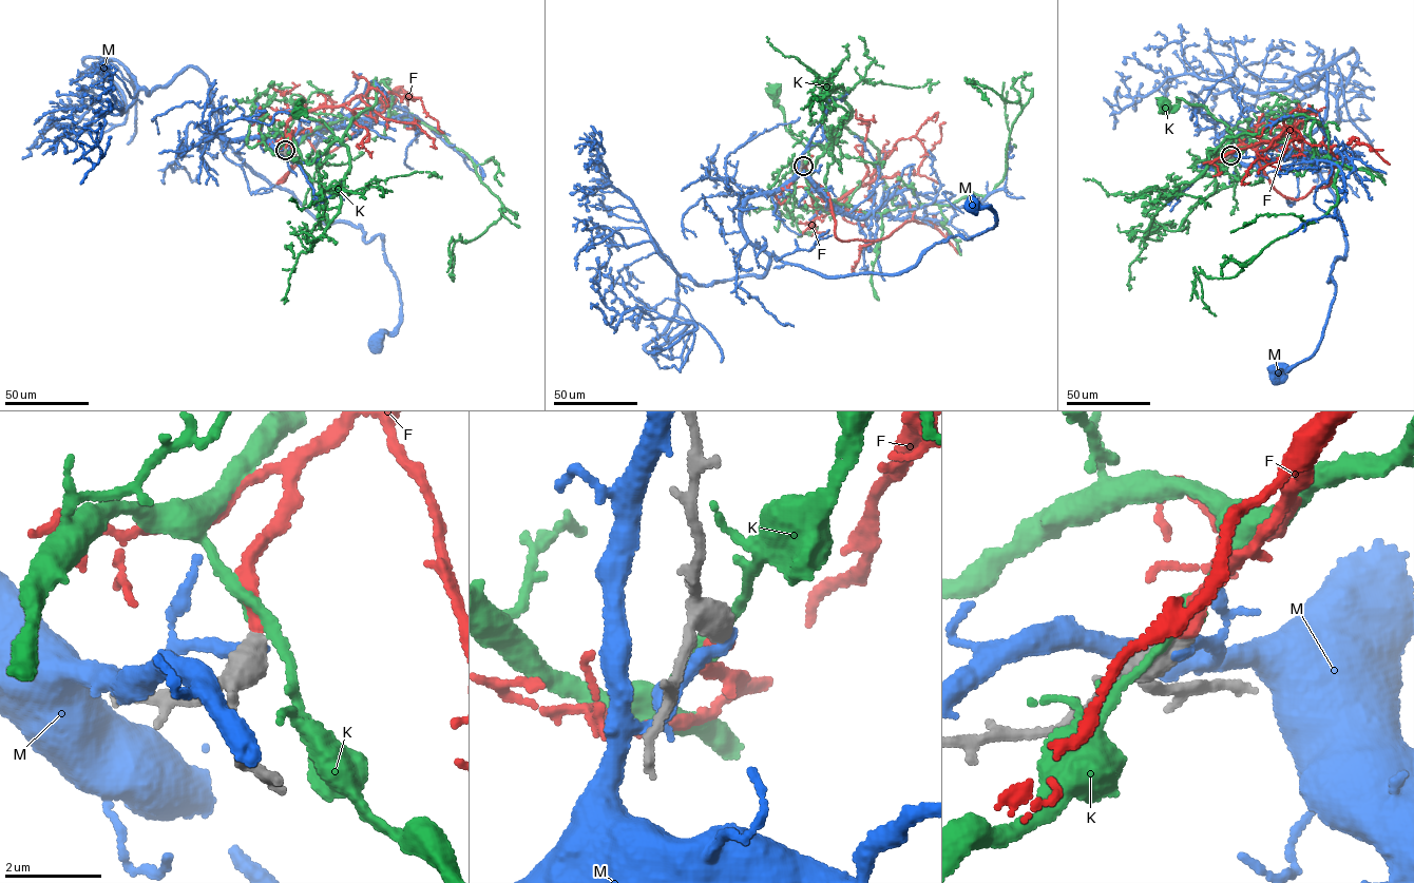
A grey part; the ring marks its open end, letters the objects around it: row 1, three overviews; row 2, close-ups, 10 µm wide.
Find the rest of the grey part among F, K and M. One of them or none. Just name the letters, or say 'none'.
F

